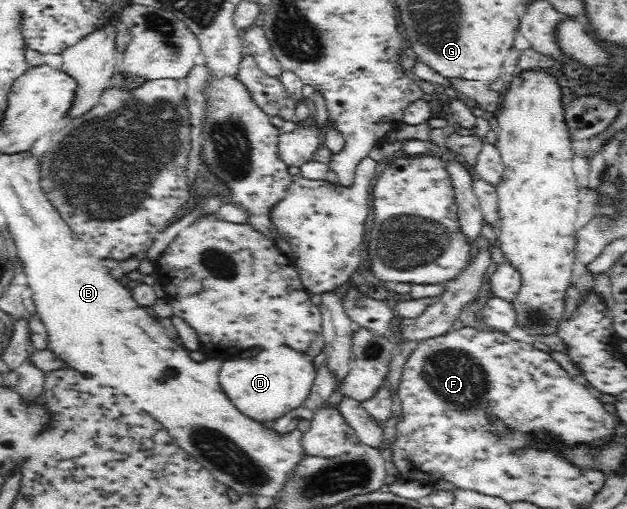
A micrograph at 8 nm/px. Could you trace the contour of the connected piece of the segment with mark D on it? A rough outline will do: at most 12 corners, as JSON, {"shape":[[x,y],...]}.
{"shape":[[292,344],[222,359],[213,379],[264,423],[300,406],[318,369]]}

